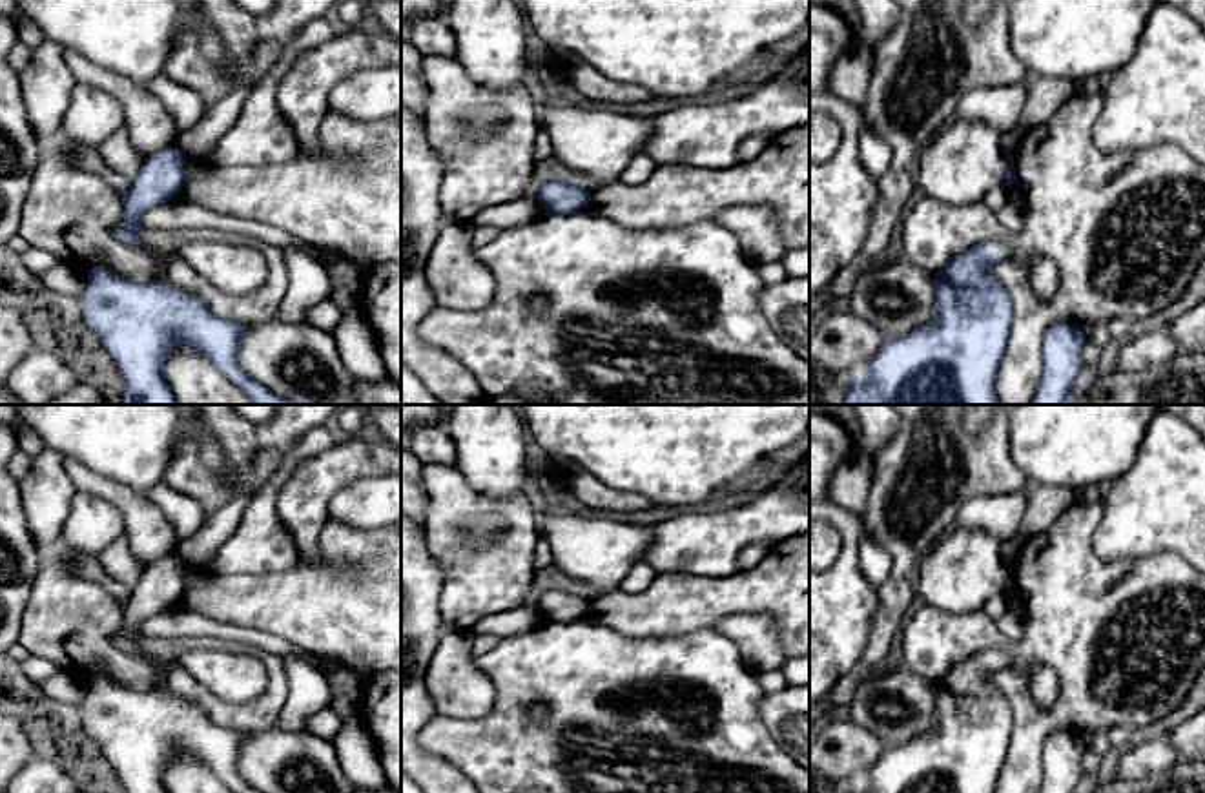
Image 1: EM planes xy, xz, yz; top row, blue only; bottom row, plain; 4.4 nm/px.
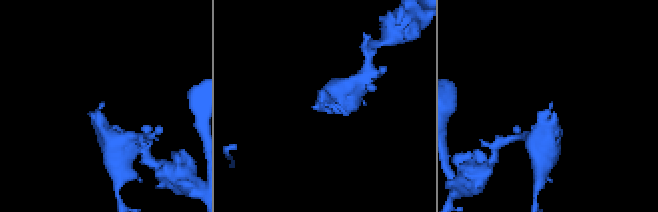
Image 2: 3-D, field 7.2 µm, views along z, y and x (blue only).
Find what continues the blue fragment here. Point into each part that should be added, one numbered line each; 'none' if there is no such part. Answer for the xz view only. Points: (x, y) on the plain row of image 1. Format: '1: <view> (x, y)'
none

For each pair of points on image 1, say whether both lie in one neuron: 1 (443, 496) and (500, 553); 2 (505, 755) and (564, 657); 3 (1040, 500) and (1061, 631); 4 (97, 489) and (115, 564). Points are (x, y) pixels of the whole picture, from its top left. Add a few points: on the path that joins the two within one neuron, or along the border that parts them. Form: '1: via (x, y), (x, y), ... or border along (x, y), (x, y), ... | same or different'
1: via (451, 516), (451, 529), (474, 553), (480, 553) | same
2: via (509, 730), (511, 708), (538, 680) | same
3: border along (1076, 500), (1043, 531), (1025, 540) | different
4: border along (124, 535), (132, 555), (143, 567) | different

